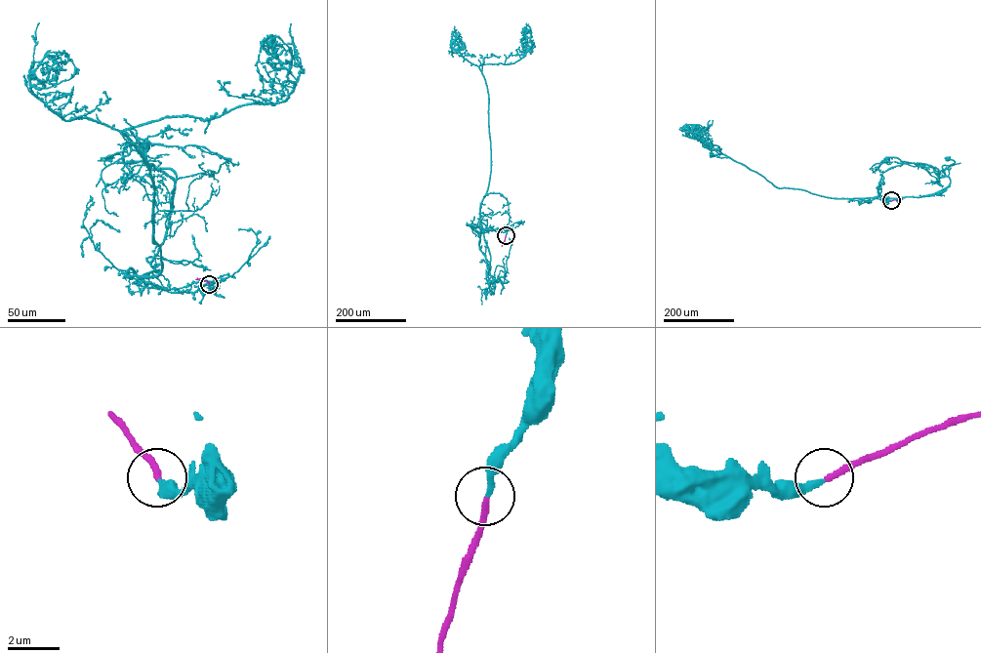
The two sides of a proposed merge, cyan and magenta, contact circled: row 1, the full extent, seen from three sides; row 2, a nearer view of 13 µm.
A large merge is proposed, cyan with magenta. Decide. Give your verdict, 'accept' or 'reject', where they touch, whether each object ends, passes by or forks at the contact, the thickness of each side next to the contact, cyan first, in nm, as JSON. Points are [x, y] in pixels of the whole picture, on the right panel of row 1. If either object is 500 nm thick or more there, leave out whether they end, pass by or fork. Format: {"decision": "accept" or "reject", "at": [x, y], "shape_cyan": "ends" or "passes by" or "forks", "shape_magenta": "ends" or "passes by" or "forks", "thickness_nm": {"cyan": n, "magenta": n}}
{"decision": "accept", "at": [891, 200], "shape_cyan": "ends", "shape_magenta": "ends", "thickness_nm": {"cyan": 240, "magenta": 240}}

